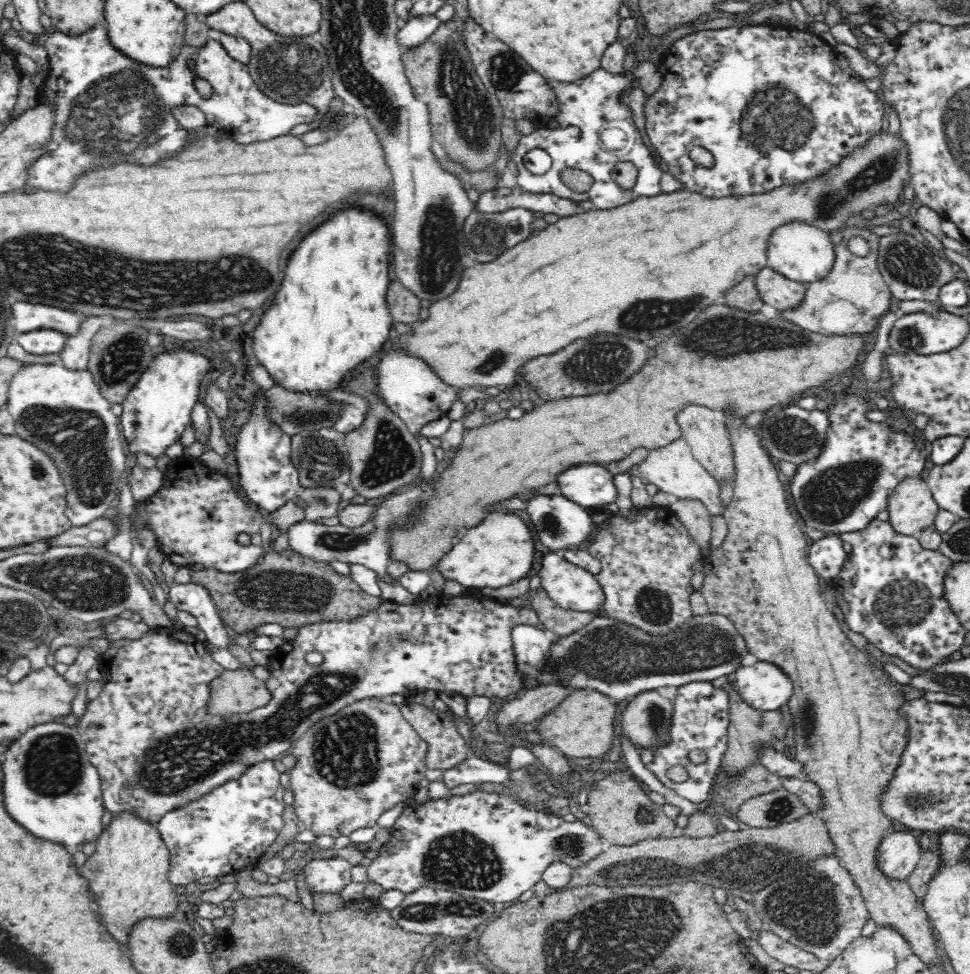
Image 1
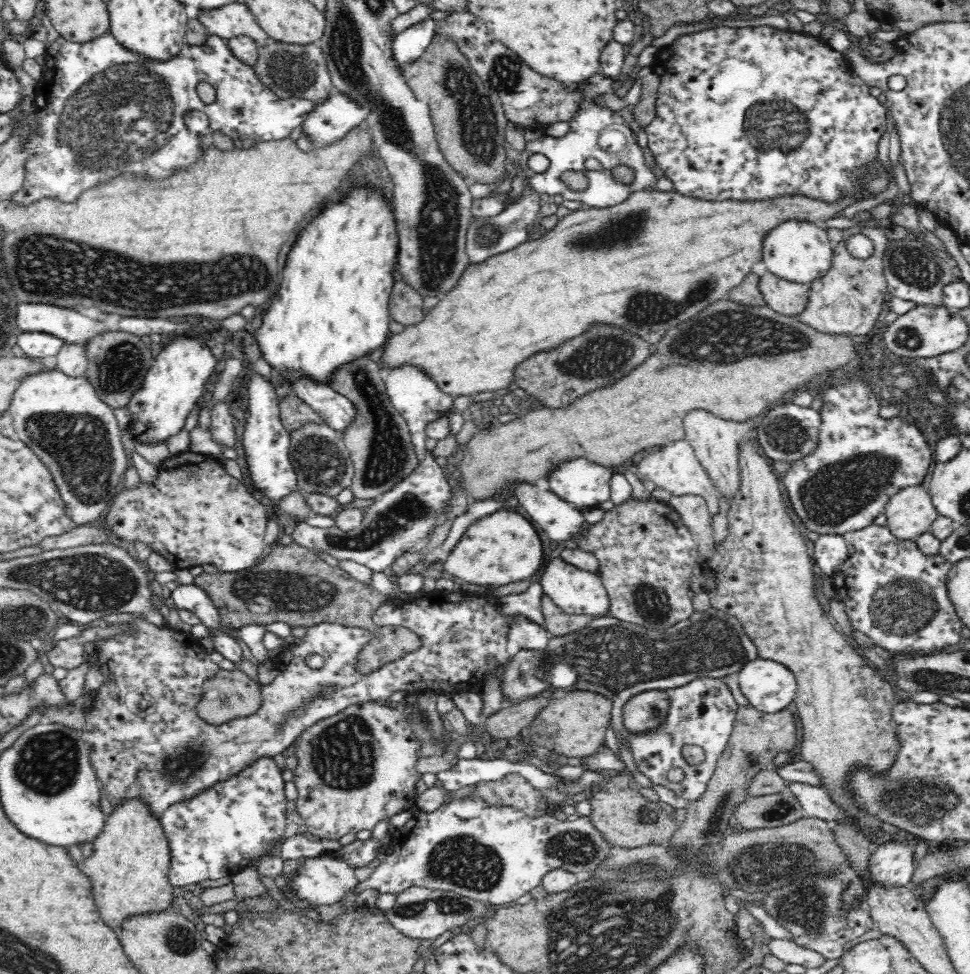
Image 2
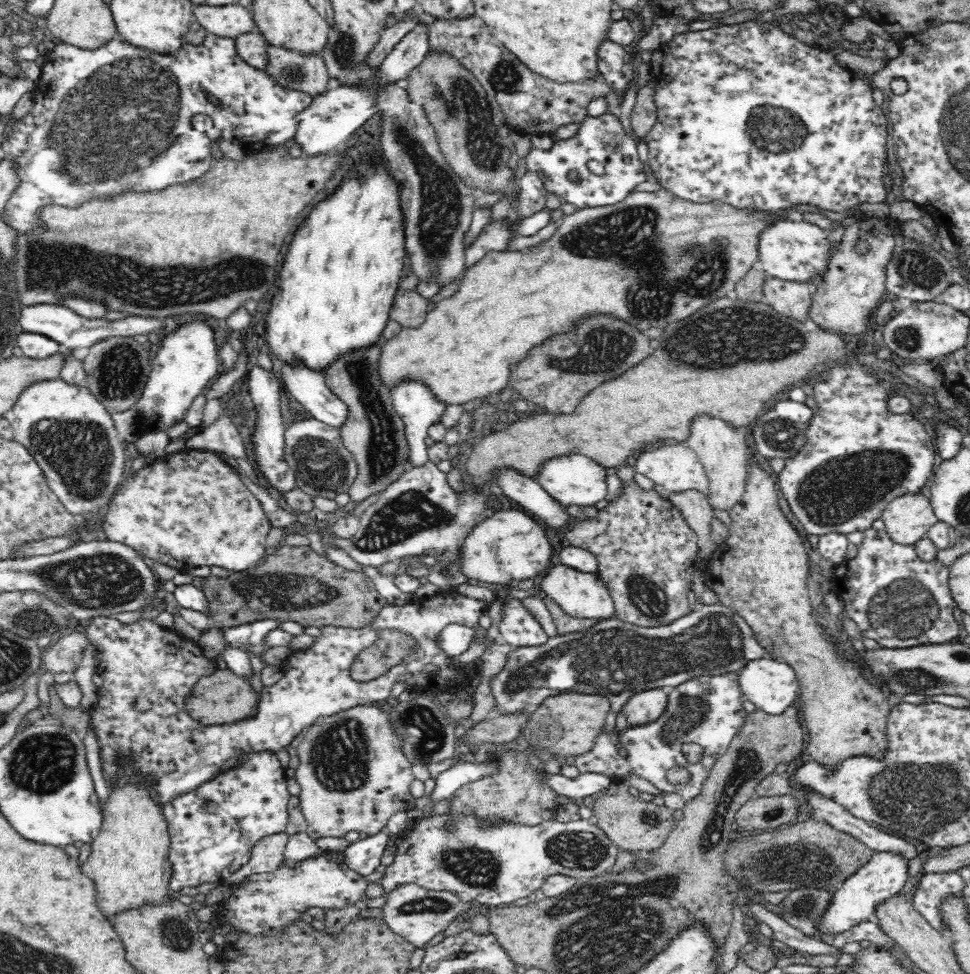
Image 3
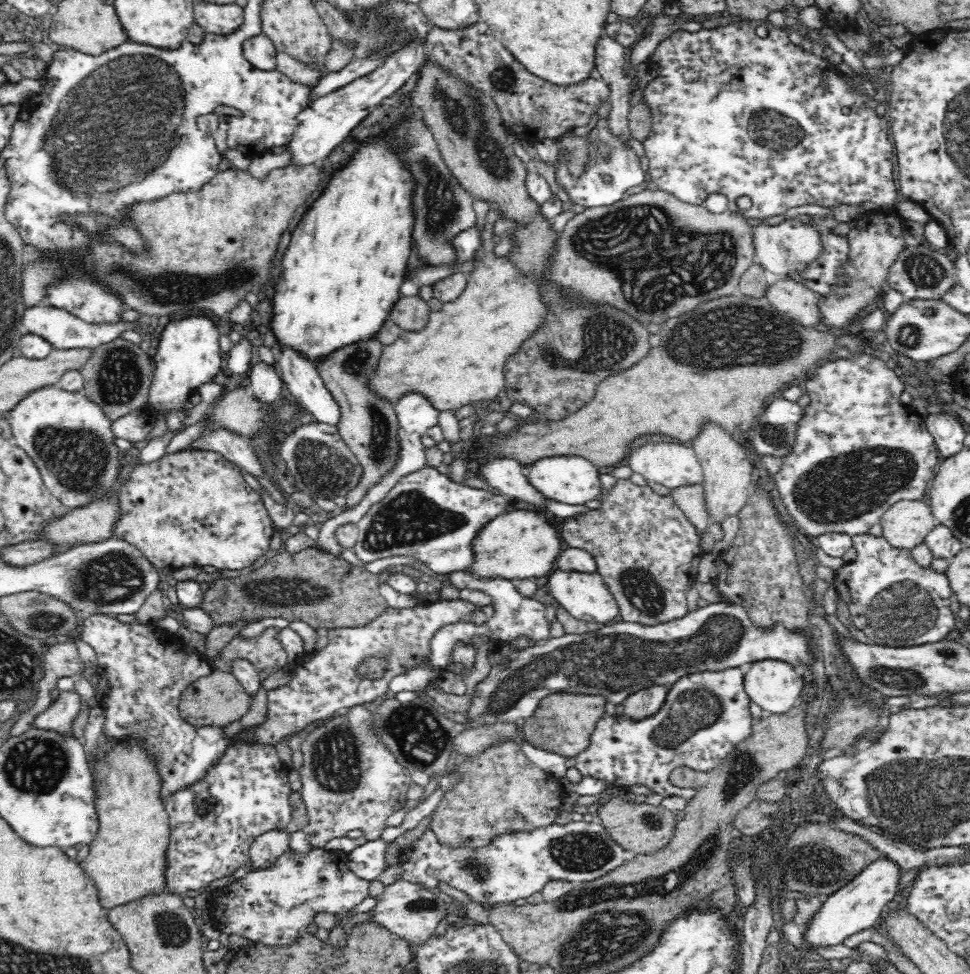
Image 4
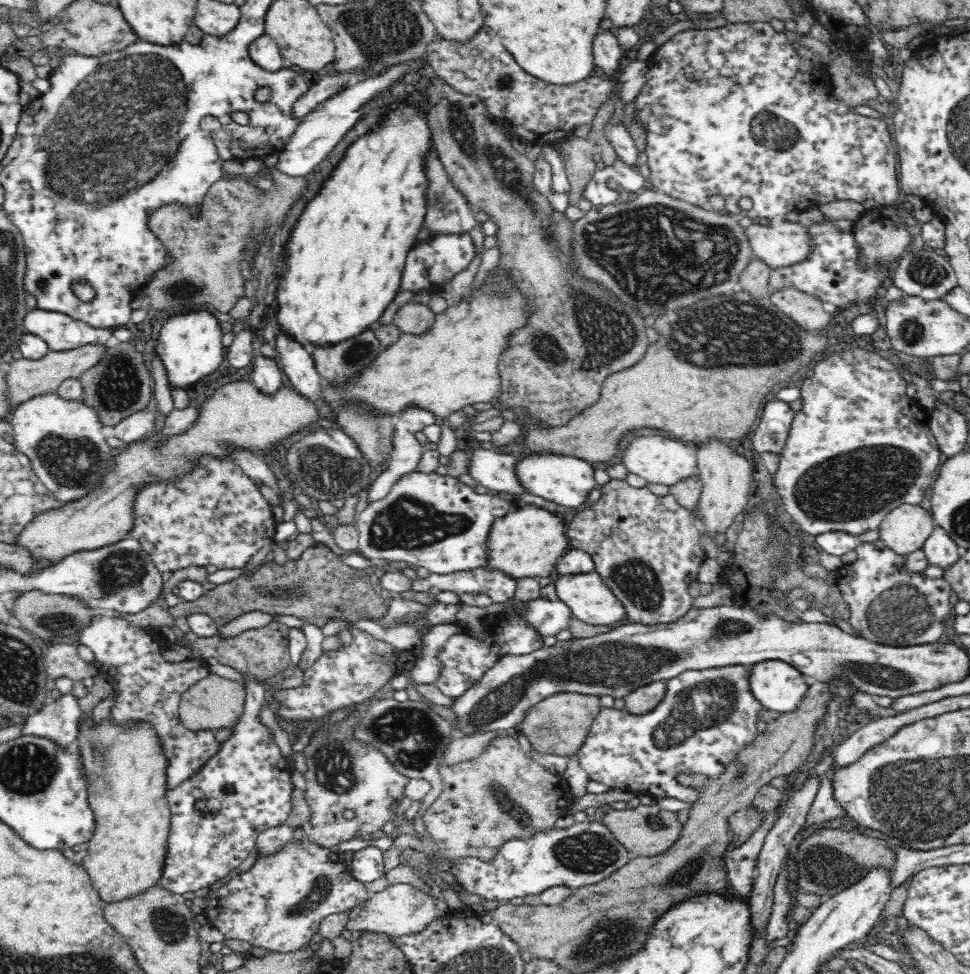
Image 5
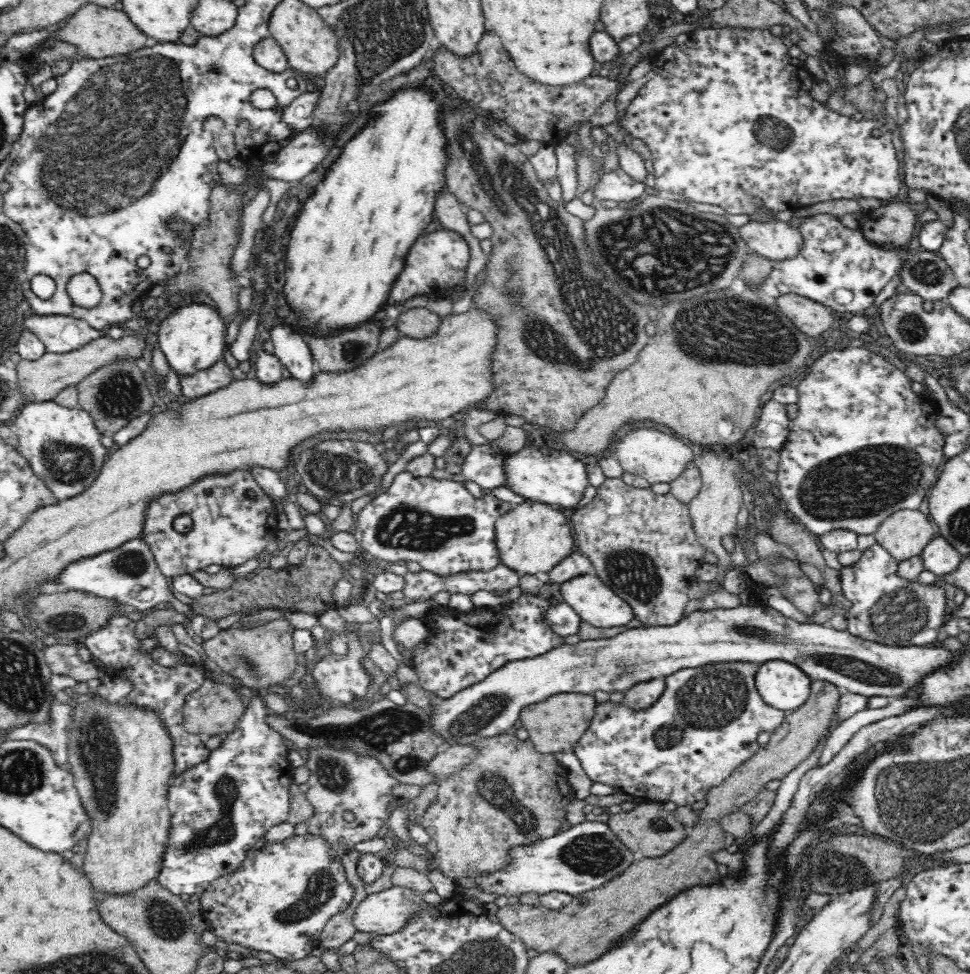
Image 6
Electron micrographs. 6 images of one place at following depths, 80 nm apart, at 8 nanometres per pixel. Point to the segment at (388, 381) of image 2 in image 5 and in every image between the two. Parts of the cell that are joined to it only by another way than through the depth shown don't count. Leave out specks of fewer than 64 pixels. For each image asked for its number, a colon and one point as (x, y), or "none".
3: (418, 408)
4: (415, 415)
5: (406, 450)

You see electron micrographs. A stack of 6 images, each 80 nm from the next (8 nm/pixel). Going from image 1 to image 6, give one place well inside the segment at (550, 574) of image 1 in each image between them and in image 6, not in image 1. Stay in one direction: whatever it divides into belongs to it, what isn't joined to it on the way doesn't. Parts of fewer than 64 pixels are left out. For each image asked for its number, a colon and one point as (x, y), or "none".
2: (575, 591)
3: (580, 594)
4: (585, 596)
5: (590, 600)
6: (598, 605)

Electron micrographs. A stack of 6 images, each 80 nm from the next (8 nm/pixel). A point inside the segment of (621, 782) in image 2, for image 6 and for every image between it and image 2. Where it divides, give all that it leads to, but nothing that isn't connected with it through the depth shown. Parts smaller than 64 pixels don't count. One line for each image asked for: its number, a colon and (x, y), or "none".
3: (634, 825)
4: (642, 828)
5: (646, 831)
6: (649, 831)

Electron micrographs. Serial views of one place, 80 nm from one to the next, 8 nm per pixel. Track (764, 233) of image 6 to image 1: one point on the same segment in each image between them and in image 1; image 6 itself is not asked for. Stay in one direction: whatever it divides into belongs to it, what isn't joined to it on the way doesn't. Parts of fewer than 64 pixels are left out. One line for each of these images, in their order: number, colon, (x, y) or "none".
1: (801, 252)
2: (797, 251)
3: (790, 249)
4: (783, 247)
5: (784, 242)

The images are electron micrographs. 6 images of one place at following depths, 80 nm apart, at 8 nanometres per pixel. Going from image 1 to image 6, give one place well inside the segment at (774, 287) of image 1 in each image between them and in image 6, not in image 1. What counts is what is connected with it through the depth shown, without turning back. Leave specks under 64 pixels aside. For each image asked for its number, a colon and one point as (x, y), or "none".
2: (788, 298)
3: (793, 299)
4: (801, 304)
5: (808, 312)
6: (811, 318)

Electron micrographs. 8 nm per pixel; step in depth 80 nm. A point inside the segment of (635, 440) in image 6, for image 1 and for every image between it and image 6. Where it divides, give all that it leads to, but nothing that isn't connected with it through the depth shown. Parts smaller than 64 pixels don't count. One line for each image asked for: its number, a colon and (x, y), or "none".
1: (673, 468)
2: (674, 466)
3: (675, 466)
4: (669, 464)
5: (659, 460)

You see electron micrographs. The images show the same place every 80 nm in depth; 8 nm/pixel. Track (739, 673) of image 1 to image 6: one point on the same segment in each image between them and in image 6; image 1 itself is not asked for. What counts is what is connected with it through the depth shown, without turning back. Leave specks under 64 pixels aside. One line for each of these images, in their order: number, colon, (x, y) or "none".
2: (770, 686)
3: (771, 684)
4: (776, 686)
5: (779, 686)
6: (782, 685)

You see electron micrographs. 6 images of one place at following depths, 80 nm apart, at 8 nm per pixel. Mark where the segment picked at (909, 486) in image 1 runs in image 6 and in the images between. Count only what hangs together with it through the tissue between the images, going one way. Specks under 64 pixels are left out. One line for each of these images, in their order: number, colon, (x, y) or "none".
2: (910, 513)
3: (908, 519)
4: (905, 525)
5: (905, 530)
6: (904, 535)

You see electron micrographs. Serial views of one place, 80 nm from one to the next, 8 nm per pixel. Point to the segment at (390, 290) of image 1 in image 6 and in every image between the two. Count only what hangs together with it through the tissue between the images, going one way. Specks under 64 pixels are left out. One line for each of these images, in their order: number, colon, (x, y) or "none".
2: (405, 305)
3: (409, 309)
4: (411, 313)
5: (413, 318)
6: (418, 323)

